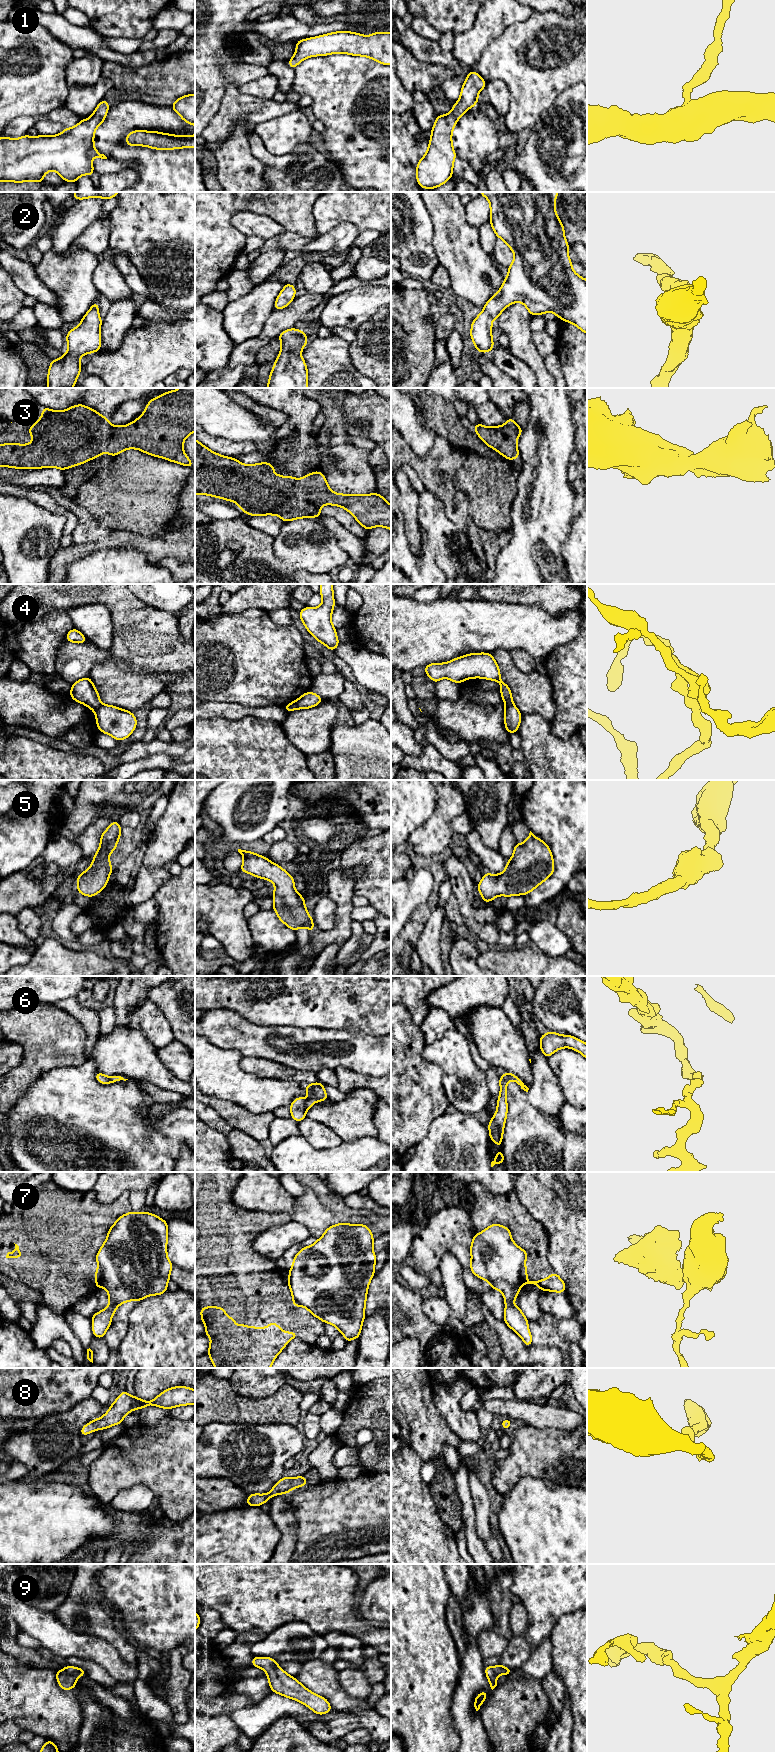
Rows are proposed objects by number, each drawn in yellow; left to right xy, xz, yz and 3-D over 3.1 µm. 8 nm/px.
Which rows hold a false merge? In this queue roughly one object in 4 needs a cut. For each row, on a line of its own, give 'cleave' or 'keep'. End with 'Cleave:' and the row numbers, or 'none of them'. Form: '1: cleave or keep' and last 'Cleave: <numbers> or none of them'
1: keep
2: keep
3: keep
4: cleave
5: keep
6: keep
7: cleave
8: keep
9: keep
Cleave: 4, 7

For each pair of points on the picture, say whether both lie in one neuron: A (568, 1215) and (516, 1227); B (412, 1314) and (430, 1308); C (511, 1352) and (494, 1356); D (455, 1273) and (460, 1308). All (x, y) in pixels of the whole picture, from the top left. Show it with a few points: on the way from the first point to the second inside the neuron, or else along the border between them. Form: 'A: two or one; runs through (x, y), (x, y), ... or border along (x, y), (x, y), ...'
A: two; border along (523, 1204), (542, 1225), (547, 1235), (548, 1243)
B: two; border along (422, 1300), (422, 1311), (430, 1319), (442, 1324)
C: two; border along (496, 1332), (503, 1354)
D: one; runs through (455, 1282), (457, 1299)

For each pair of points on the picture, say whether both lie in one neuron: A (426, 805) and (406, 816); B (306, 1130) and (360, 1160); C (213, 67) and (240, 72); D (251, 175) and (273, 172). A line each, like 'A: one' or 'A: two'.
A: one
B: two
C: one
D: two

